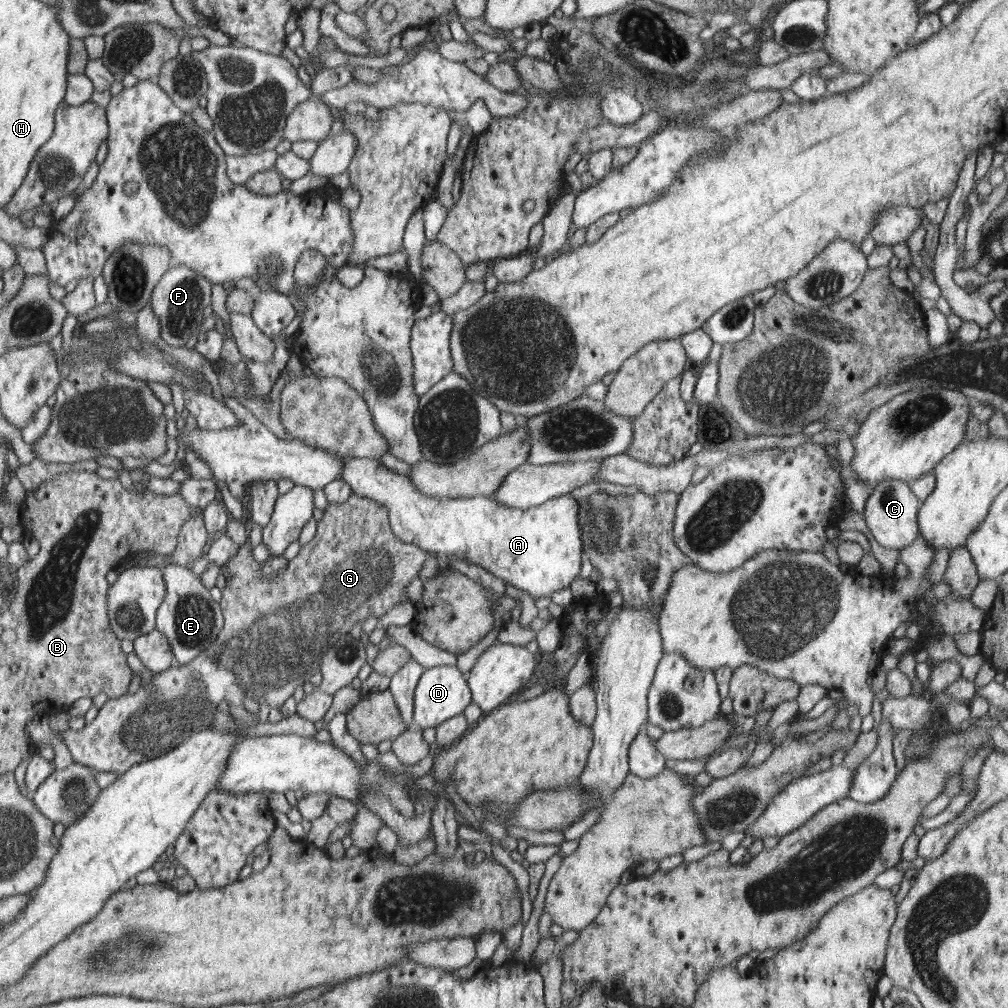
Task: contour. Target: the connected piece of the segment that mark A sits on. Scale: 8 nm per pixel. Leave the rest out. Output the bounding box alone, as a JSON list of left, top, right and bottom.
[342,458,583,599]

